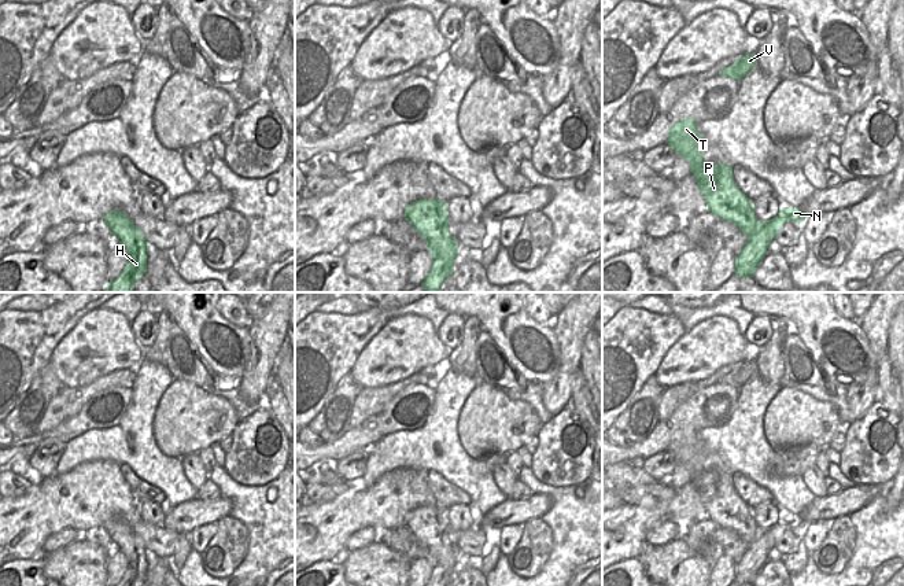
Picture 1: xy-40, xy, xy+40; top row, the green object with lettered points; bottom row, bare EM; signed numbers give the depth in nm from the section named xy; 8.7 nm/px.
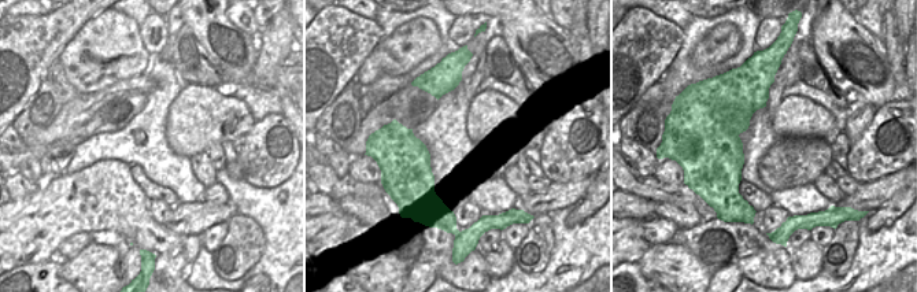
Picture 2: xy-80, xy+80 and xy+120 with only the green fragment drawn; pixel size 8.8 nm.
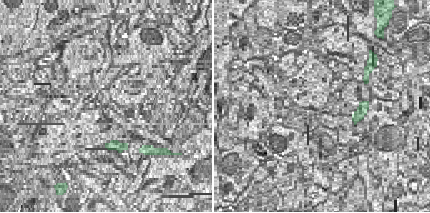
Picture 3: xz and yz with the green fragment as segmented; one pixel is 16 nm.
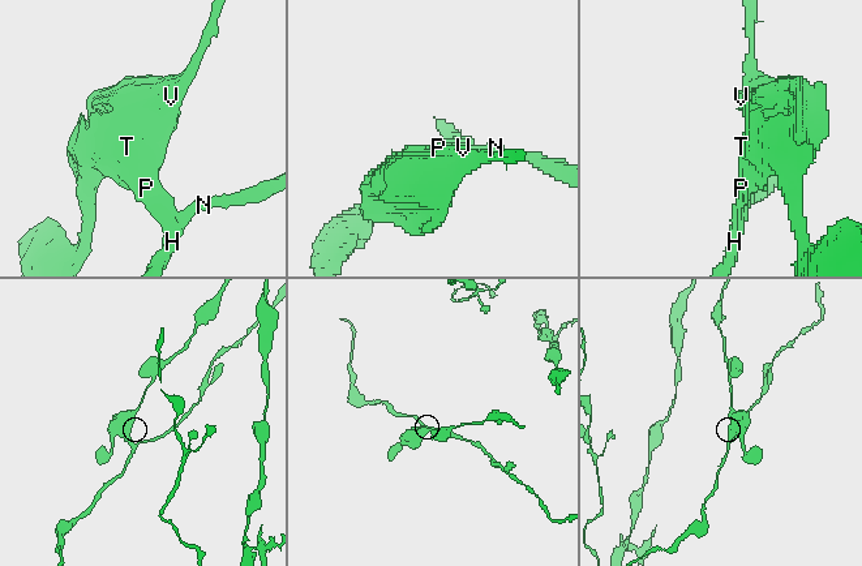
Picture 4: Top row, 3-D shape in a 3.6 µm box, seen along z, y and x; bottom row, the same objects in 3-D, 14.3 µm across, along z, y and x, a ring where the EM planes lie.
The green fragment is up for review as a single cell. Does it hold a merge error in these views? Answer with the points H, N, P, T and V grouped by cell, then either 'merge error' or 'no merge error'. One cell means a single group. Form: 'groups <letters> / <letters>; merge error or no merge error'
groups H N / P T V; merge error

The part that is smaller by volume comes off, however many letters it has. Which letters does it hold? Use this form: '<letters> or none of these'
H, N

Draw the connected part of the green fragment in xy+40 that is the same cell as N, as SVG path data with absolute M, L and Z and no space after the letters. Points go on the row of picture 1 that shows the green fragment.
M754 207L739 209L733 217L724 217L735 224L748 237L744 250L735 259L735 274L739 277L752 277L756 268L767 254L767 248L781 228L787 221L801 224L807 217L800 214L798 207L782 207L781 213L767 222L760 222L754 215Z

